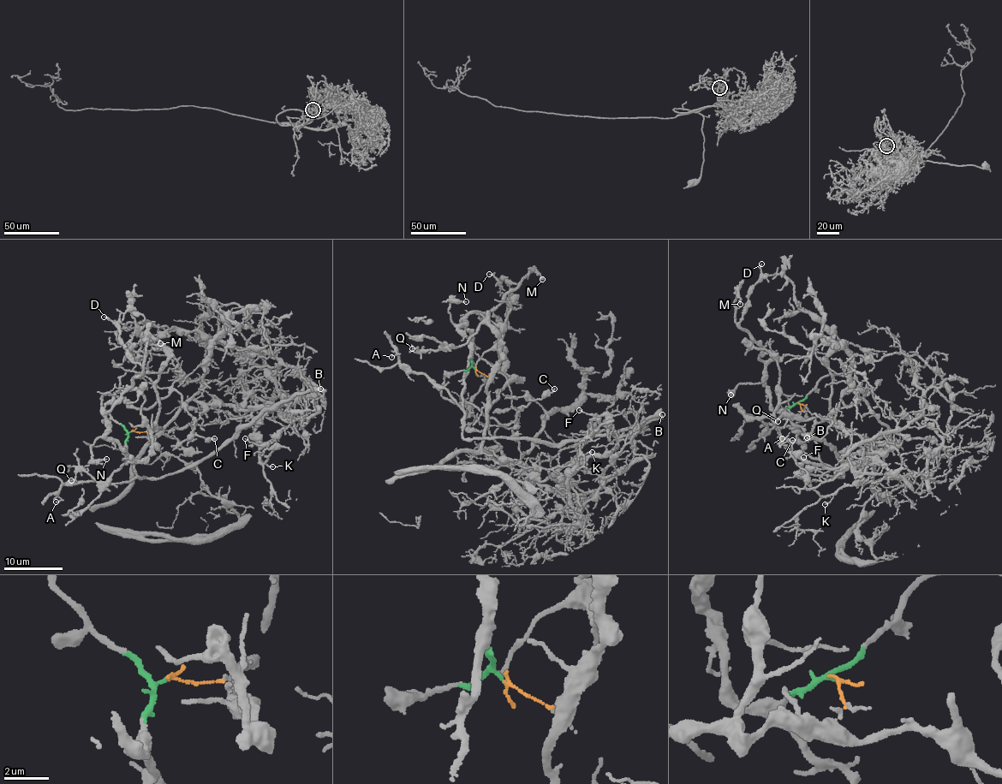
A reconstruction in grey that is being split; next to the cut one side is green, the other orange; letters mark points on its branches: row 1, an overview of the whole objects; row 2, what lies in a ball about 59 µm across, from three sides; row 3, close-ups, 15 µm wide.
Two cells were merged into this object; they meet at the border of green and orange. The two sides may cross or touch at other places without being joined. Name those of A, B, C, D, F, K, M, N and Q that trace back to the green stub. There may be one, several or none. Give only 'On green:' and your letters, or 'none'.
On green: A, B, C, D, M, N

